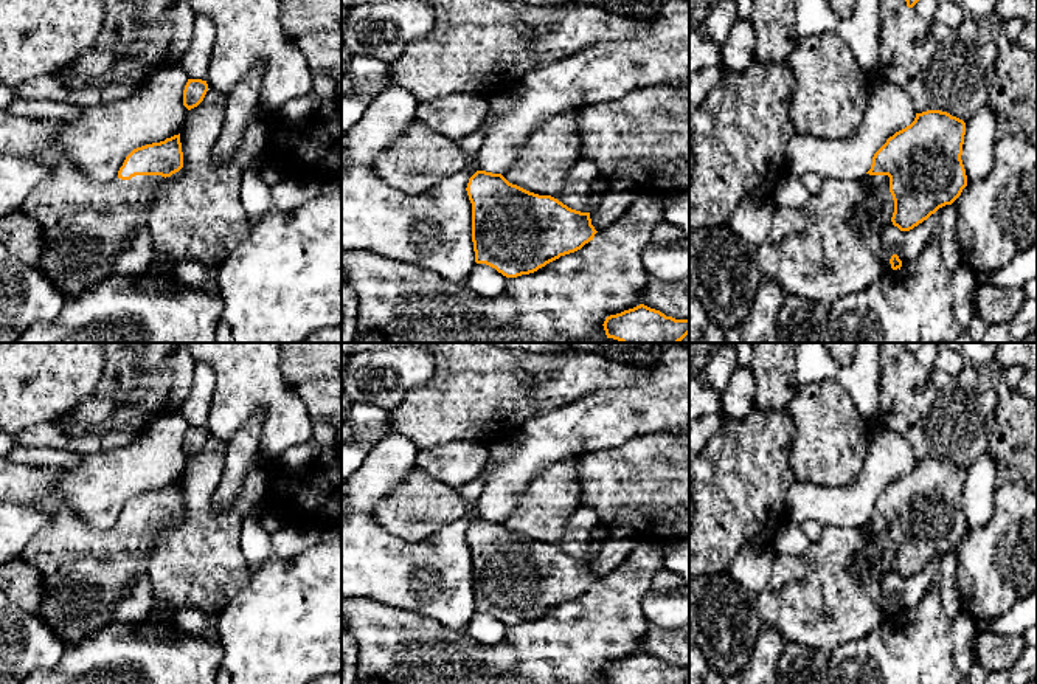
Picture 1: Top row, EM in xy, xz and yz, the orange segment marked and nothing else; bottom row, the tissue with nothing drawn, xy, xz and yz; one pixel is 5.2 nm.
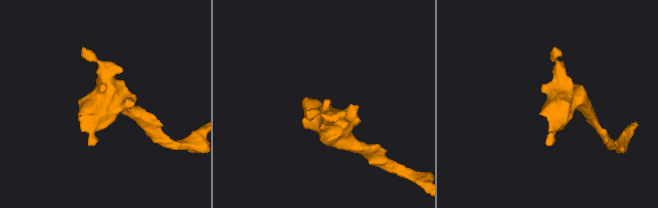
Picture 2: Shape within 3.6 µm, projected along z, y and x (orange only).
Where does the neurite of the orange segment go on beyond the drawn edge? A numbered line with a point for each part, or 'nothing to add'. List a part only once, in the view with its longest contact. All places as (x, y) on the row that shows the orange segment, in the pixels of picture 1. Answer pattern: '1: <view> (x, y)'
1: yz (879, 202)

